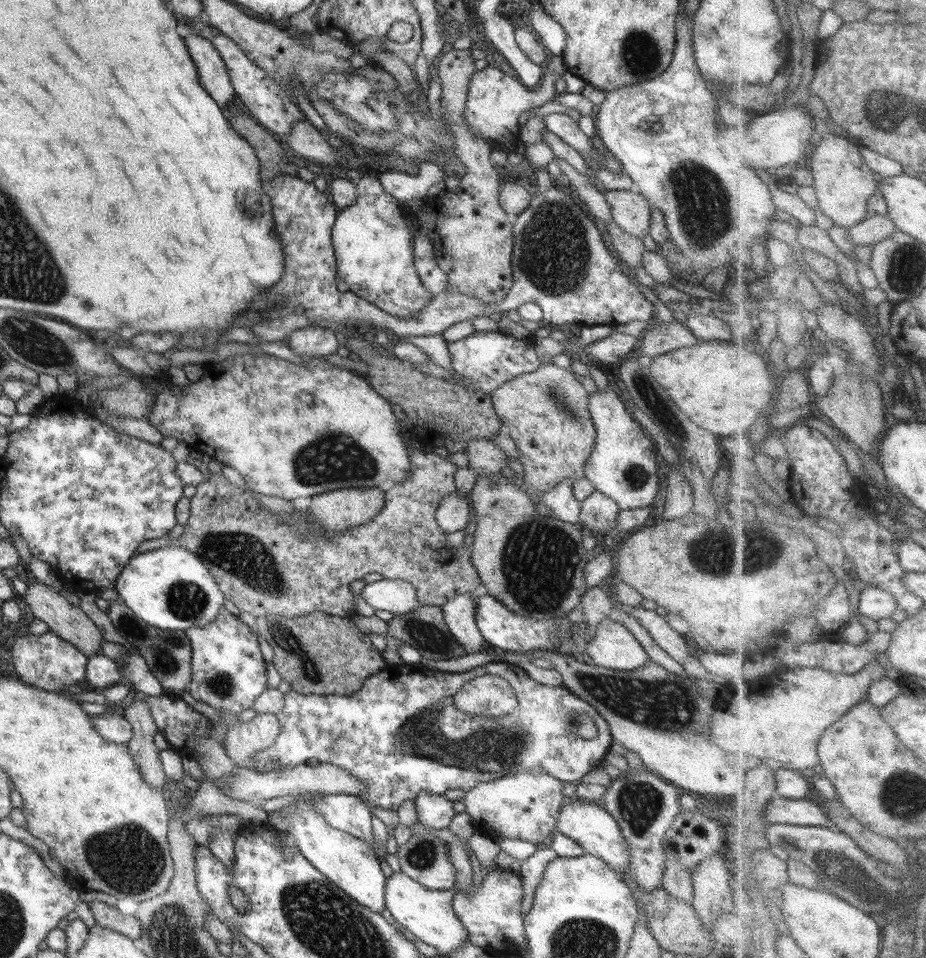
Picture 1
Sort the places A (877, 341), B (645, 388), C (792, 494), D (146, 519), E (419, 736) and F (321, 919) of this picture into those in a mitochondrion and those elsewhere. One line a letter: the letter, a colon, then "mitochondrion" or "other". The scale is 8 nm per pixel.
A: other
B: mitochondrion
C: other
D: other
E: mitochondrion
F: mitochondrion

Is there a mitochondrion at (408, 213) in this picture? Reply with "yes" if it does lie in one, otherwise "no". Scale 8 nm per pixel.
no

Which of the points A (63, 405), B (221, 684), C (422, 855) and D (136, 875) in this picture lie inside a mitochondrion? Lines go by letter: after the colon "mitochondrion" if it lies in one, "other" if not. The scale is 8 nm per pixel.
A: other
B: mitochondrion
C: mitochondrion
D: mitochondrion

